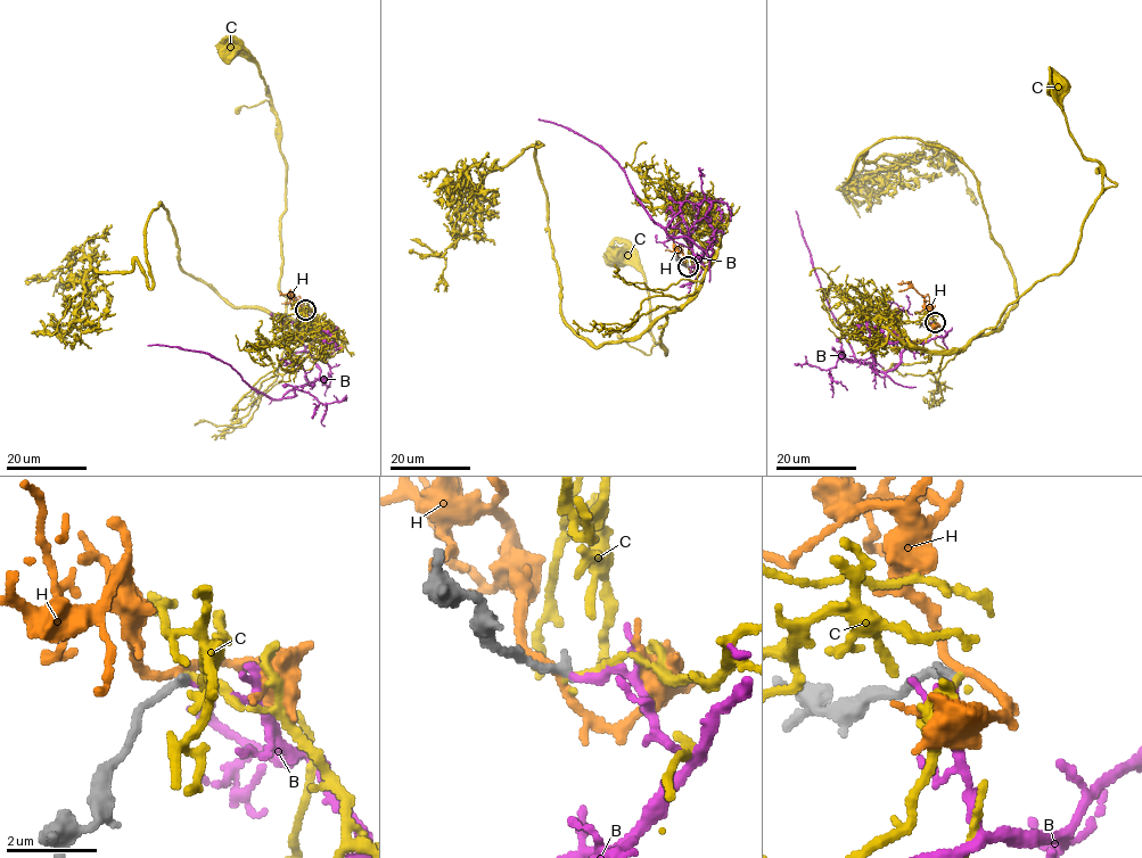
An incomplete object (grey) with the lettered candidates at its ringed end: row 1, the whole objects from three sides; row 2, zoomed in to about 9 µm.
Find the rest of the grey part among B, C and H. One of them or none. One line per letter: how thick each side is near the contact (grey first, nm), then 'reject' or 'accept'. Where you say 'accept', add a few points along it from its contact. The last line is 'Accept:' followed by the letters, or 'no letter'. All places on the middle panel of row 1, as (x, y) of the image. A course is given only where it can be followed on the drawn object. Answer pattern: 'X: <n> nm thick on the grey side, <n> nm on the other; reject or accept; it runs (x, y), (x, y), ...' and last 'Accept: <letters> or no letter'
B: 200 nm thick on the grey side, 170 nm on the other; reject
C: 200 nm thick on the grey side, 160 nm on the other; reject
H: 200 nm thick on the grey side, 180 nm on the other; reject
Accept: no letter

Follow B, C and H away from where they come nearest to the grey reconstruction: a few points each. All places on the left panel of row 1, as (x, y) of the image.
B: (305, 310), (321, 326), (311, 347), (320, 374), (279, 399), (249, 386), (237, 370), (207, 354), (147, 345)
C: (305, 310), (322, 332), (286, 313), (280, 289), (286, 165), (280, 129), (259, 65), (228, 49)
H: (304, 310), (301, 302), (292, 303), (290, 296)

